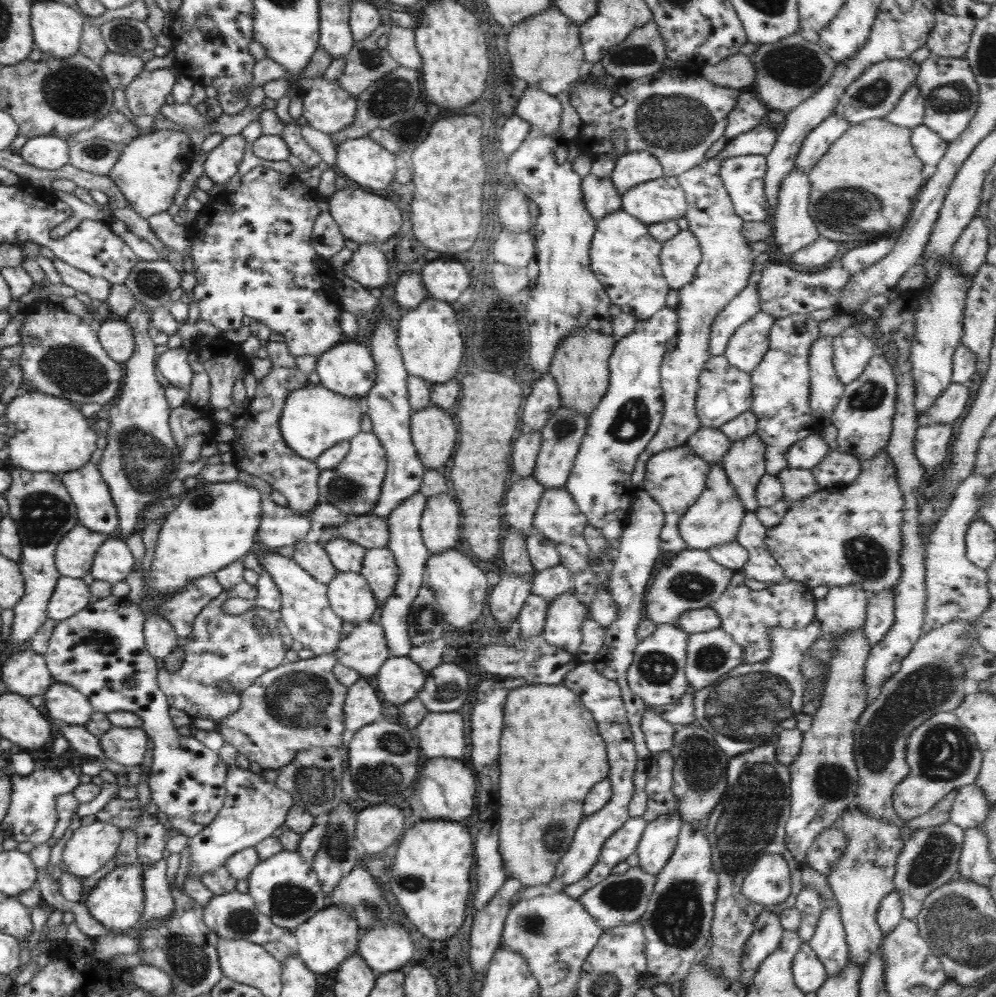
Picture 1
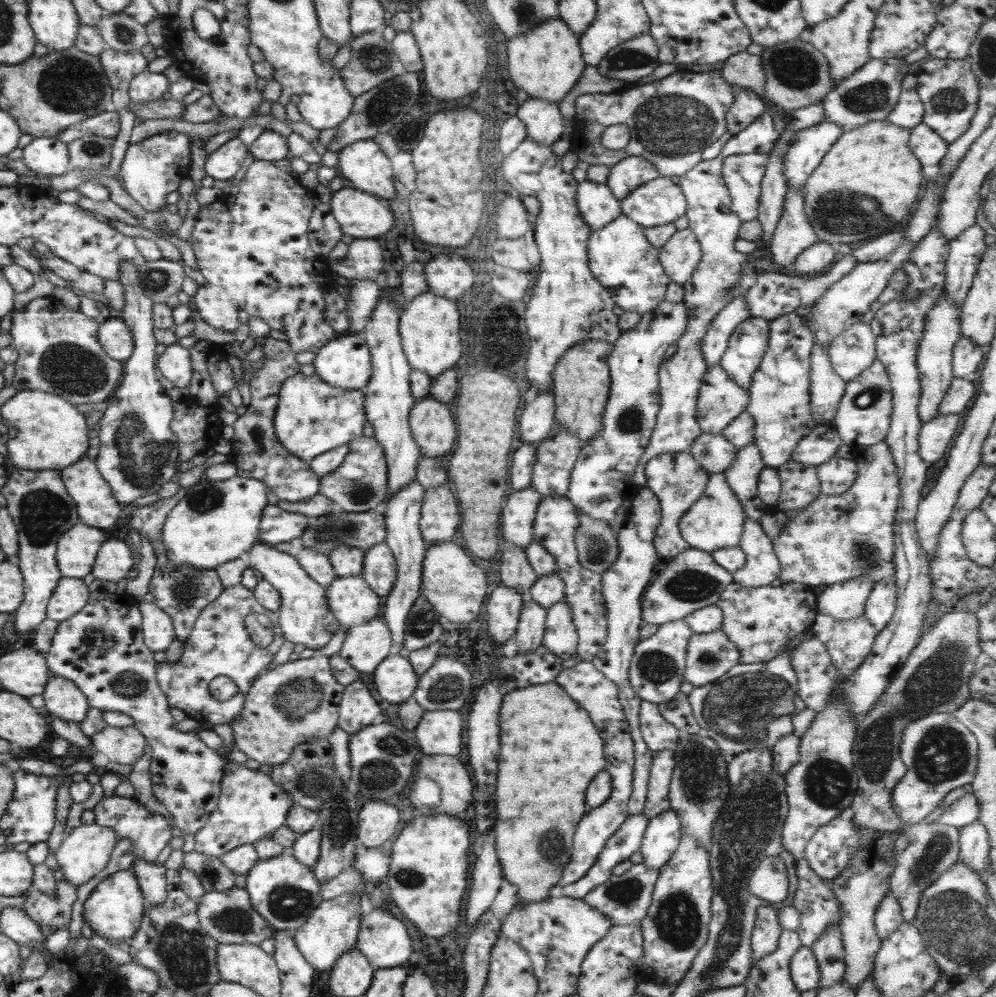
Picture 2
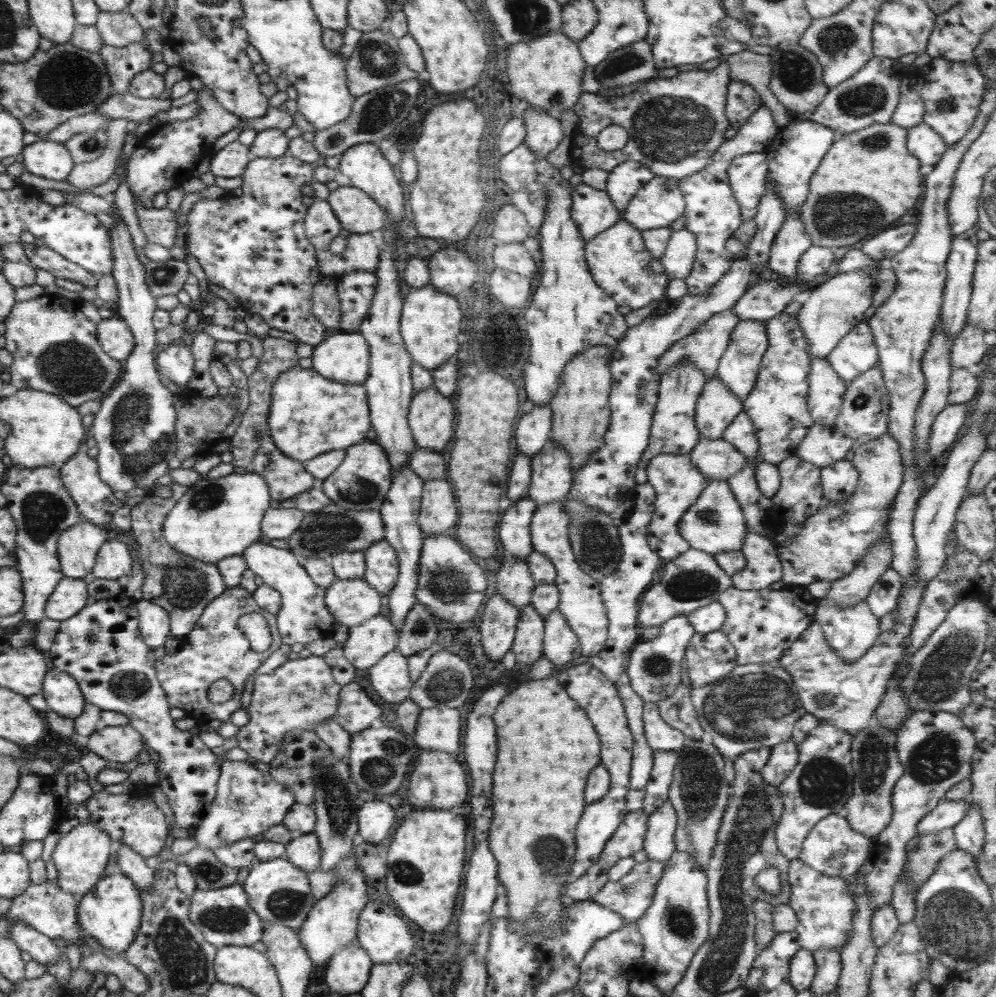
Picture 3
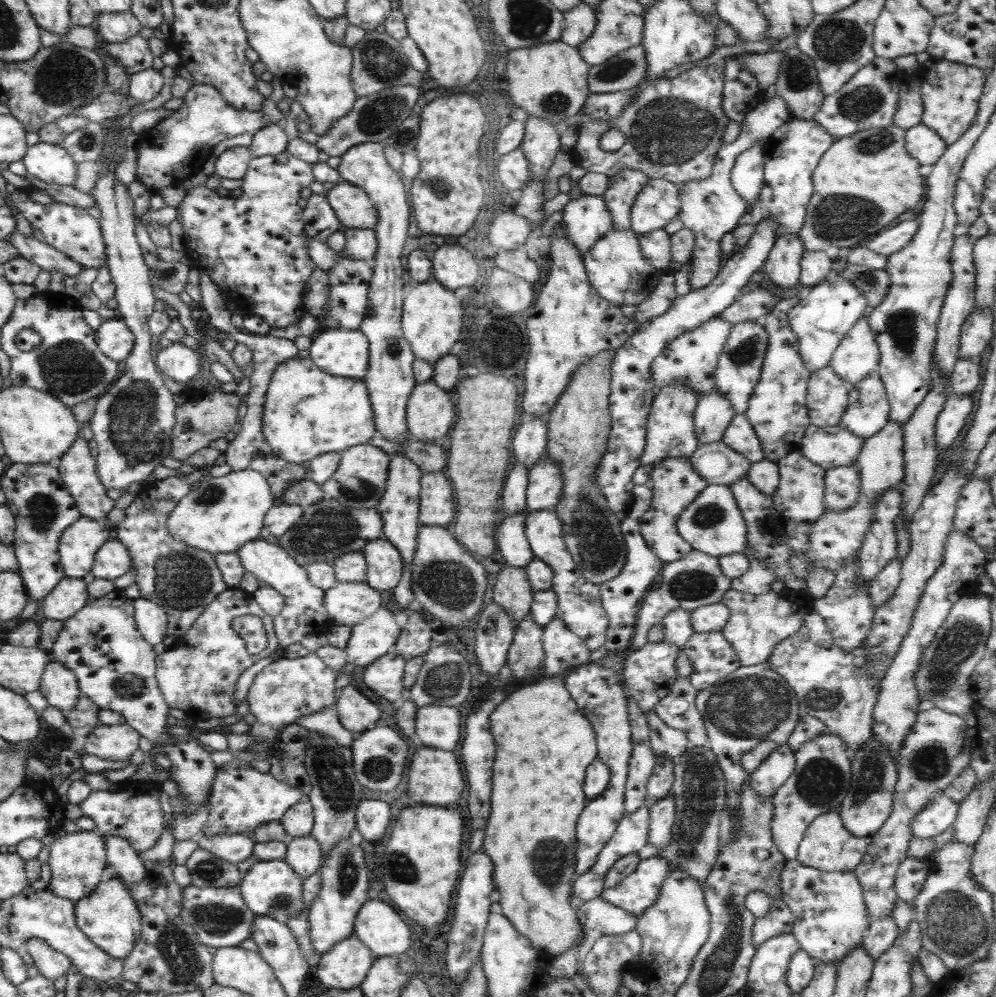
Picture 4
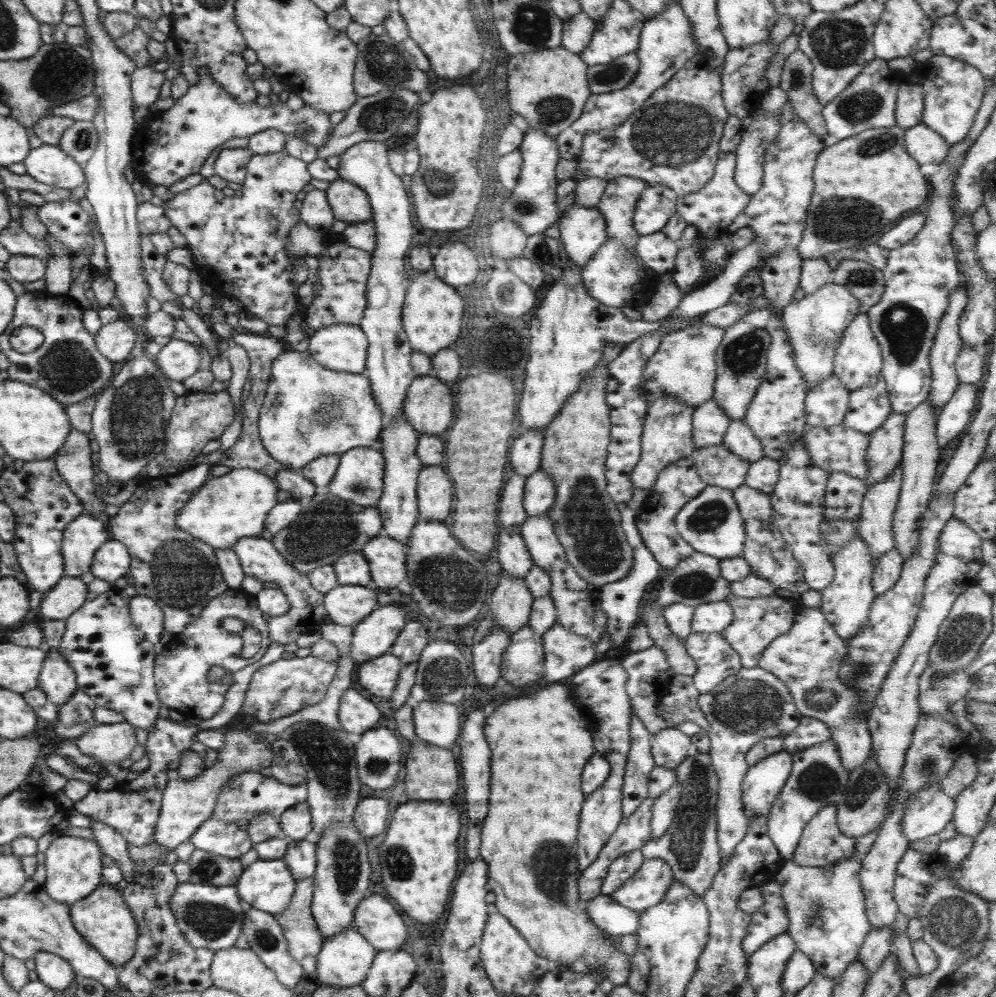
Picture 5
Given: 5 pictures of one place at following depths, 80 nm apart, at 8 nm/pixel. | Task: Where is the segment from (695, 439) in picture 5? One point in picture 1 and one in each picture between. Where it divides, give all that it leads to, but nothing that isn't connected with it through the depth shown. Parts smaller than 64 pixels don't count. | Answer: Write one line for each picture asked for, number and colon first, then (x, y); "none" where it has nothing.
1: (723, 392)
2: (719, 400)
3: (715, 407)
4: (712, 413)

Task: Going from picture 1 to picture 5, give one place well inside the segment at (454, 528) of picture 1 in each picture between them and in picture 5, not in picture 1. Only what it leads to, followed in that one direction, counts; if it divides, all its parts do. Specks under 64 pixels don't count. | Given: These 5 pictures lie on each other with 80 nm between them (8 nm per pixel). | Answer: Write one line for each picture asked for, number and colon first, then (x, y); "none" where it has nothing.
2: (439, 519)
3: (437, 511)
4: (435, 508)
5: (433, 490)

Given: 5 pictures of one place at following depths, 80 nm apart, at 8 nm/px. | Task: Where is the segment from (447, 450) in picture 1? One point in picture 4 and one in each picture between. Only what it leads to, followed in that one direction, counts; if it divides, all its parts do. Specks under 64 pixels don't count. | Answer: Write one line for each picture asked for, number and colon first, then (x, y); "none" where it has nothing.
2: (432, 428)
3: (430, 416)
4: (429, 410)

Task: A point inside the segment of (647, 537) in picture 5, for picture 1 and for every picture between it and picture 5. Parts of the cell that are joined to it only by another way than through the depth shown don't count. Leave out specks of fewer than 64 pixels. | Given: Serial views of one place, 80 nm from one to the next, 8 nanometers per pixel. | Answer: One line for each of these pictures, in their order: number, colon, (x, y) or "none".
1: (673, 478)
2: (677, 481)
3: (676, 483)
4: (674, 483)

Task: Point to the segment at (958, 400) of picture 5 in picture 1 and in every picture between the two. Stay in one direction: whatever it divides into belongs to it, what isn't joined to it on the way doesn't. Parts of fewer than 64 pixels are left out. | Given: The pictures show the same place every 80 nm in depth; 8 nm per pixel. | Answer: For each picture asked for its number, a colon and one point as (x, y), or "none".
1: (929, 444)
2: (934, 436)
3: (944, 429)
4: (949, 420)

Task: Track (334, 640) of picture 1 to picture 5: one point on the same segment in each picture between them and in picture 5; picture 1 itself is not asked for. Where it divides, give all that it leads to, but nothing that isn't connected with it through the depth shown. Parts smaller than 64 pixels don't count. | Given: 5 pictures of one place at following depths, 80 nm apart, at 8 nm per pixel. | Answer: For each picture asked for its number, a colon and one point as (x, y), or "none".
2: (303, 617)
3: (303, 617)
4: (302, 613)
5: (257, 558)

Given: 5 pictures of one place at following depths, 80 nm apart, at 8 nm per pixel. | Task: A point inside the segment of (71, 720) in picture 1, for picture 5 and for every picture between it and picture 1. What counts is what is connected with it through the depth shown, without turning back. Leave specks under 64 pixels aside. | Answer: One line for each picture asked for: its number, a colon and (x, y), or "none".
2: (62, 699)
3: (62, 695)
4: (58, 685)
5: (56, 680)

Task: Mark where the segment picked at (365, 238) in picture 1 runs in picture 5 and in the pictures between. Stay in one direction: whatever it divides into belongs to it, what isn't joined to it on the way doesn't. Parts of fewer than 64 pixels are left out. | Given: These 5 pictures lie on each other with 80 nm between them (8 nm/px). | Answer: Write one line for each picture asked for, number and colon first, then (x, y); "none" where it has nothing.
2: (359, 214)
3: (356, 212)
4: (351, 205)
5: (347, 202)

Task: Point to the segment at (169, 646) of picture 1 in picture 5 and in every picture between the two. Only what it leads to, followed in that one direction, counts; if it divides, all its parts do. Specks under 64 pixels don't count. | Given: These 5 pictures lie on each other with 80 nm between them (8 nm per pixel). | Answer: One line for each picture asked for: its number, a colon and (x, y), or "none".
2: (157, 632)
3: (152, 620)
4: (150, 620)
5: (144, 613)

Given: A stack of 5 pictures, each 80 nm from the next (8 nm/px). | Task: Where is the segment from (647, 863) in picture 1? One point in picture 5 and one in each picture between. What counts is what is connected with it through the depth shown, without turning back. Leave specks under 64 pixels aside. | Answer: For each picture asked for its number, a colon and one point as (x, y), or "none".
2: (662, 834)
3: (658, 844)
4: (661, 813)
5: (663, 807)

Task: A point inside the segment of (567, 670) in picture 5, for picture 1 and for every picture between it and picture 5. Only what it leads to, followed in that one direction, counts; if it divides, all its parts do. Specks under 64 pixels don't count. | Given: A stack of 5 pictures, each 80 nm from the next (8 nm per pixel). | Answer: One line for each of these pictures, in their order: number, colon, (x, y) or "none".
1: (561, 629)
2: (559, 637)
3: (559, 644)
4: (563, 650)

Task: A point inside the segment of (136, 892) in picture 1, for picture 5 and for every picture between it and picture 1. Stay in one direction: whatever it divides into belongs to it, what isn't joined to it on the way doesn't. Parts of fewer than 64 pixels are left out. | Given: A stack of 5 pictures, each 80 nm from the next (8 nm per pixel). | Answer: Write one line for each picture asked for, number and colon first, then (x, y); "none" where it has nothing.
2: (114, 908)
3: (110, 910)
4: (107, 916)
5: (102, 918)

